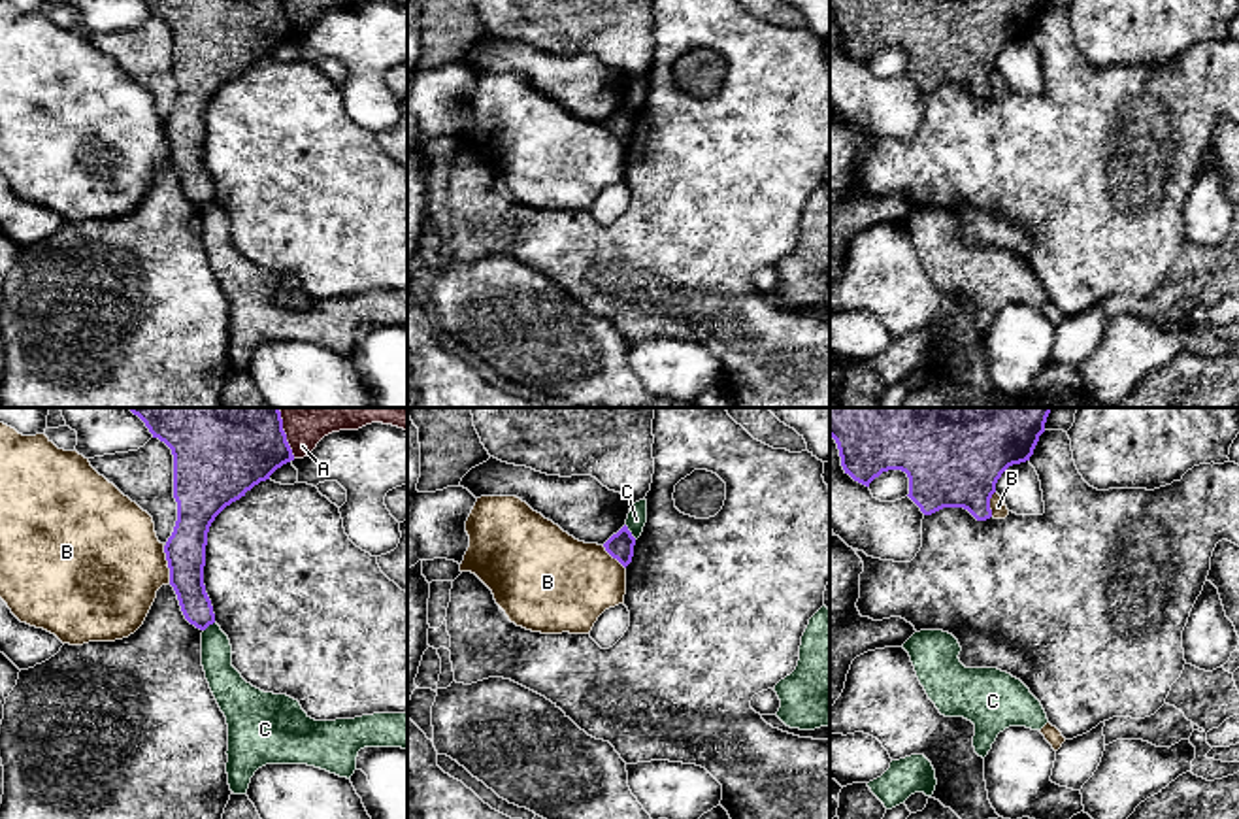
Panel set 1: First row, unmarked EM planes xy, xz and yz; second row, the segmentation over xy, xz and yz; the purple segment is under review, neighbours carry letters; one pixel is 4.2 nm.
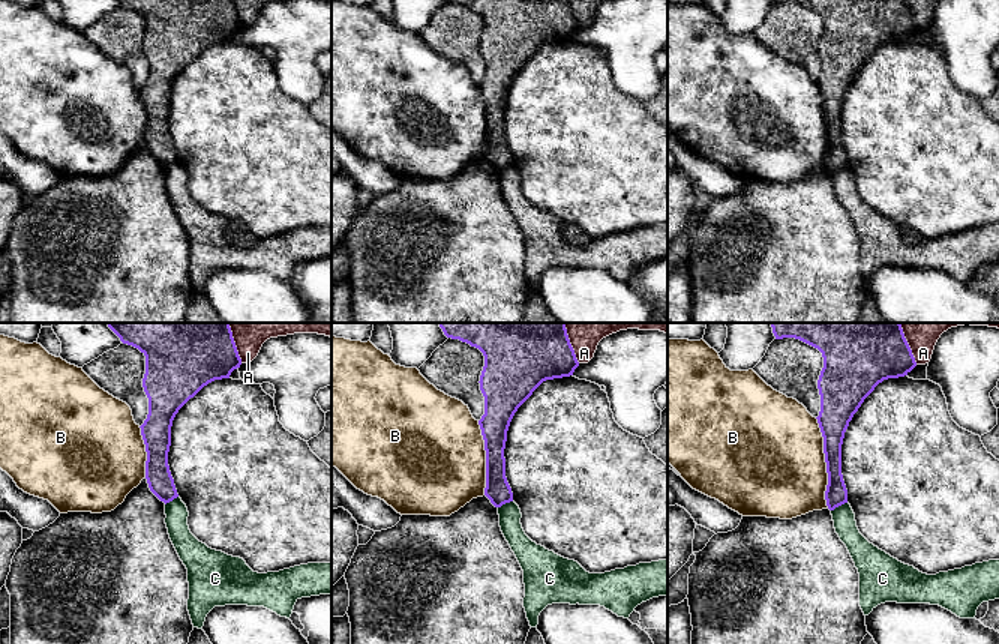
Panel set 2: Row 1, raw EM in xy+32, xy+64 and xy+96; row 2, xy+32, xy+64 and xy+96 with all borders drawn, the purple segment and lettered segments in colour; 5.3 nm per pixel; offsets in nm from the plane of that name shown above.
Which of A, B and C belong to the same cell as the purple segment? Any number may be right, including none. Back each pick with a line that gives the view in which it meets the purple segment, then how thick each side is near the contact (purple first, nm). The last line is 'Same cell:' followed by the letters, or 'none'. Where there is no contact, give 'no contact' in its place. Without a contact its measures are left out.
Same cell: none

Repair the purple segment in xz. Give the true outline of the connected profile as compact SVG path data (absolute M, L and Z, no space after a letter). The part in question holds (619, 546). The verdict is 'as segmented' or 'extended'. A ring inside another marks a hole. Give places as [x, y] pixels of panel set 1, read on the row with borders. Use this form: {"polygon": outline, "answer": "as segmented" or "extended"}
{"polygon": "M626 525L603 543L605 551L624 568L632 562L634 545L636 538L632 536Z", "answer": "as segmented"}

